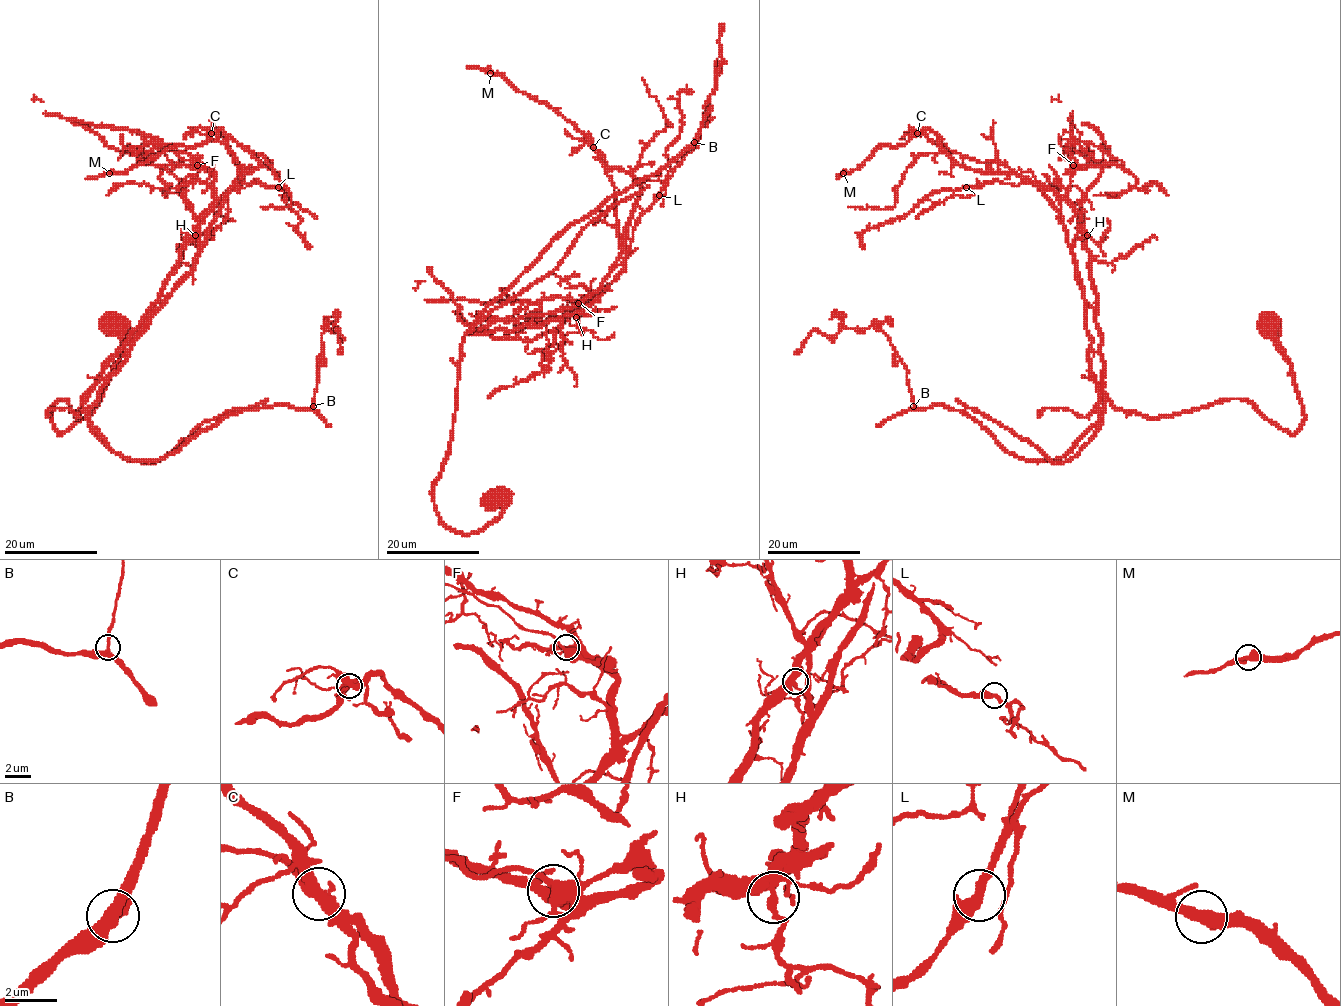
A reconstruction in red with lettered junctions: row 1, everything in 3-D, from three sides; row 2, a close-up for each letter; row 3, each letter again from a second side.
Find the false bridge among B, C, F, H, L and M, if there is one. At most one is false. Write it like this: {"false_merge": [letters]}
{"false_merge": ["C"]}

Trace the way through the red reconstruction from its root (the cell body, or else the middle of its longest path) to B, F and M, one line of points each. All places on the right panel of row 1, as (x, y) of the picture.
B: (1266, 325), (1293, 434), (1241, 399), (1105, 396), (1029, 461), (913, 406)
F: (1266, 325), (1305, 415), (1293, 434), (1241, 399), (1157, 417), (1119, 410), (1103, 391), (1073, 165)
M: (1266, 325), (1305, 415), (1293, 434), (1241, 399), (1119, 410), (1066, 201), (923, 133), (843, 172)

